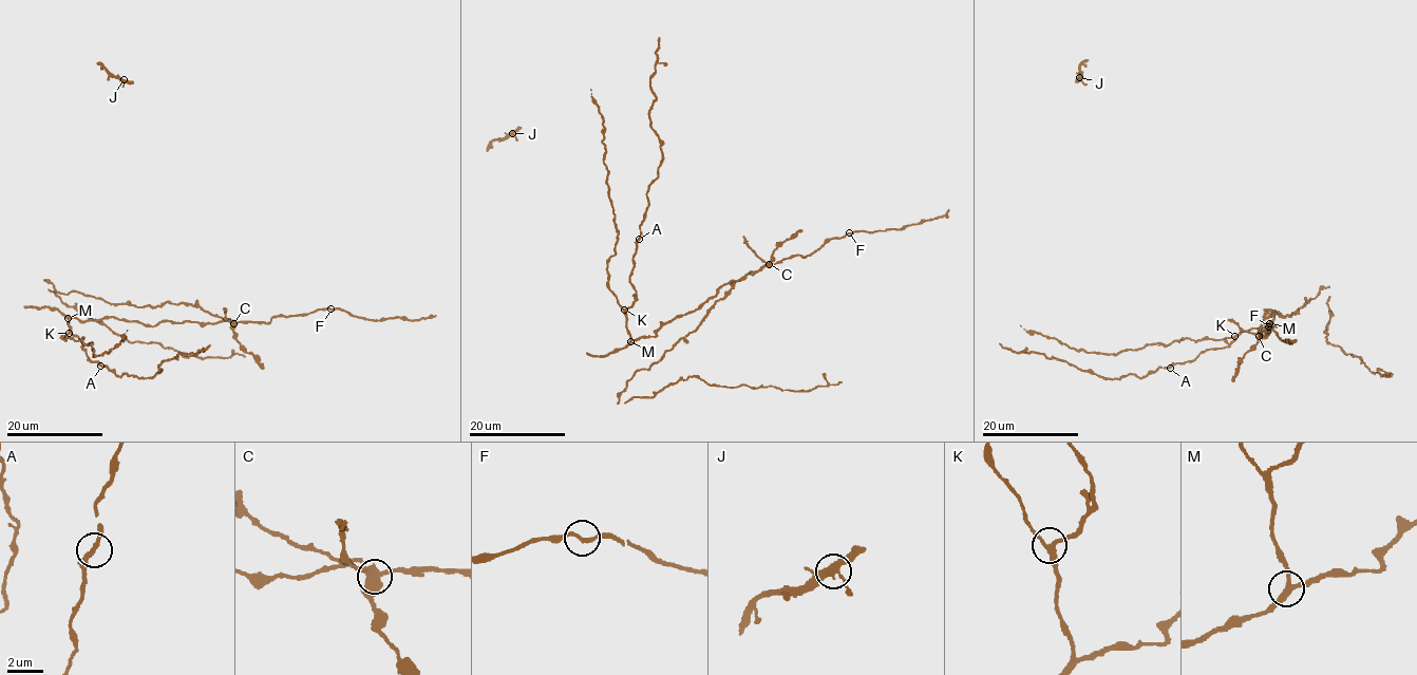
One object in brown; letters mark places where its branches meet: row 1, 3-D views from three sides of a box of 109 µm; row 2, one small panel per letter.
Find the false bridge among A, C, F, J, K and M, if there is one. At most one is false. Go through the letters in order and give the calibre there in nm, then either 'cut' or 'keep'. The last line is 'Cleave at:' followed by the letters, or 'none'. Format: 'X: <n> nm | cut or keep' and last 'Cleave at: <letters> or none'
A: 280 nm | keep
C: 440 nm | cut
F: 220 nm | keep
J: 380 nm | keep
K: 240 nm | keep
M: 320 nm | keep
Cleave at: C

